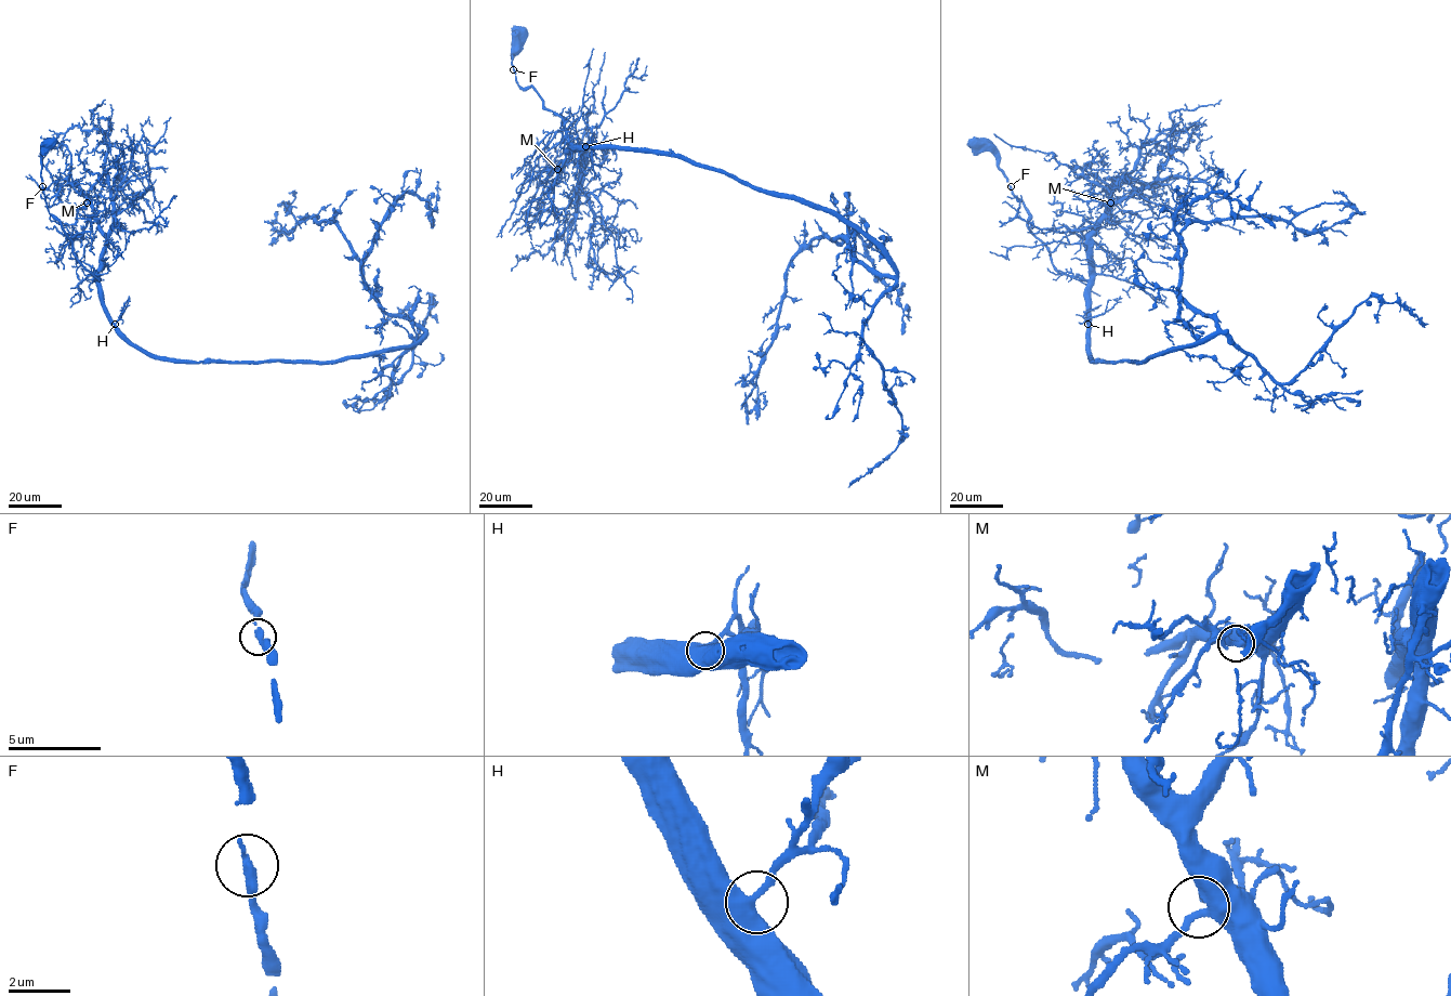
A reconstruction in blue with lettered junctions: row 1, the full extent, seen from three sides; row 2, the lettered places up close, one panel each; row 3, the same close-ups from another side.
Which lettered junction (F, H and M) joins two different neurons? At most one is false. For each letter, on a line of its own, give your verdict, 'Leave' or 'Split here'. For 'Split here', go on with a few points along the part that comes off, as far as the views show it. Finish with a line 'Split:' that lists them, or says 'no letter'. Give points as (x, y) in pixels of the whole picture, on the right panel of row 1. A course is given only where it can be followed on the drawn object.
F: Leave
H: Leave
M: Leave
Split: no letter

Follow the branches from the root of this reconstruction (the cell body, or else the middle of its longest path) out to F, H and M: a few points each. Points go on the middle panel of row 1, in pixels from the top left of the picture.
F: (517, 38), (512, 47), (513, 69)
H: (517, 38), (513, 43), (511, 63), (518, 86), (531, 87), (543, 107), (562, 119), (570, 146), (585, 146)
M: (517, 38), (511, 63), (518, 86), (531, 87), (543, 107), (562, 119), (567, 149), (576, 149), (557, 169)

